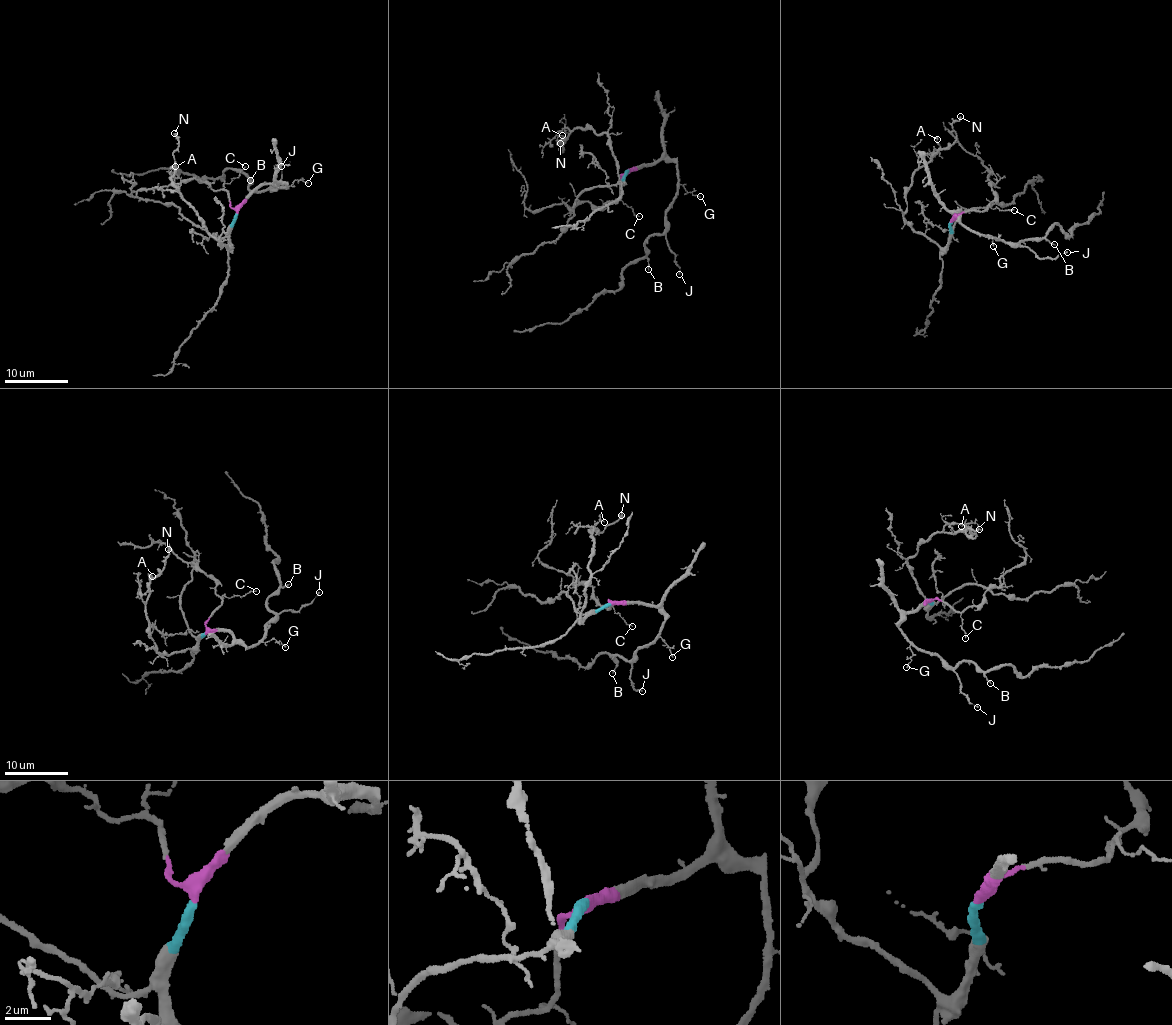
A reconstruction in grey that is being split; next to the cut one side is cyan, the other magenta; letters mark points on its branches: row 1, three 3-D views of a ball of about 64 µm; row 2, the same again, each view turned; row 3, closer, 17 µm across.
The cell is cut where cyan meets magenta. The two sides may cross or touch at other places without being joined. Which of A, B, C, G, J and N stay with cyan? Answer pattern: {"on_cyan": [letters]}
{"on_cyan": ["A", "N"]}

